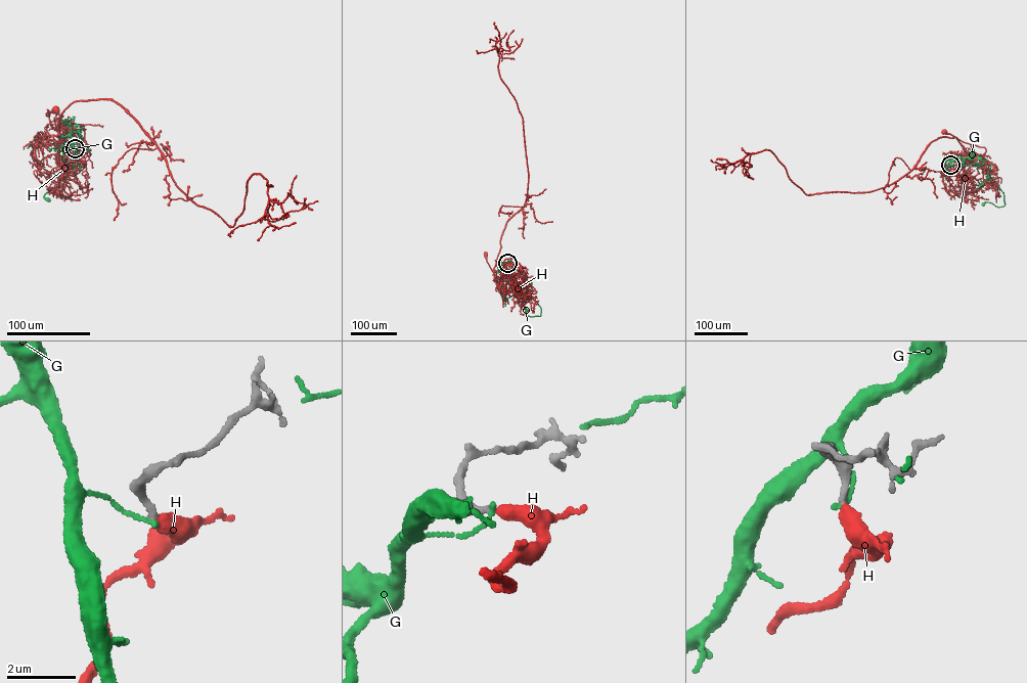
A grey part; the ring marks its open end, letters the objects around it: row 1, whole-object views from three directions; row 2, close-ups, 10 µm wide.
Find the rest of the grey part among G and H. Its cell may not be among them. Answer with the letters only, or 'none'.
H

